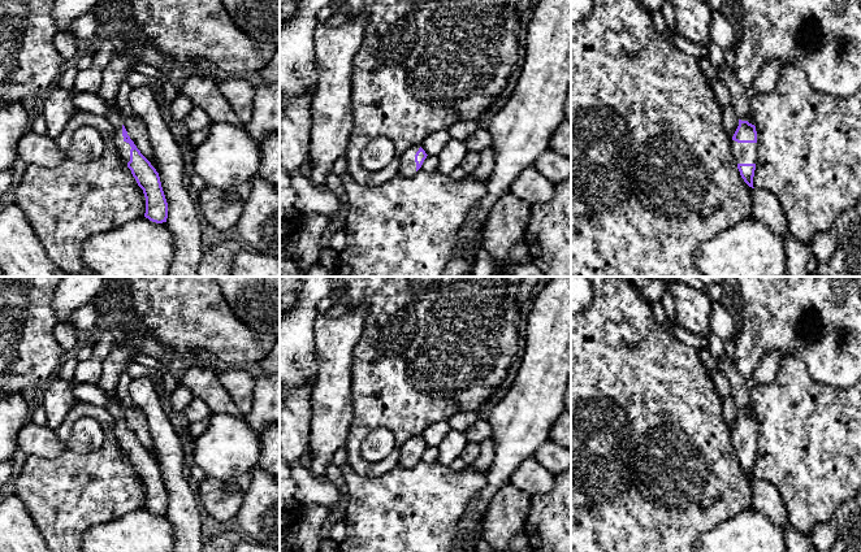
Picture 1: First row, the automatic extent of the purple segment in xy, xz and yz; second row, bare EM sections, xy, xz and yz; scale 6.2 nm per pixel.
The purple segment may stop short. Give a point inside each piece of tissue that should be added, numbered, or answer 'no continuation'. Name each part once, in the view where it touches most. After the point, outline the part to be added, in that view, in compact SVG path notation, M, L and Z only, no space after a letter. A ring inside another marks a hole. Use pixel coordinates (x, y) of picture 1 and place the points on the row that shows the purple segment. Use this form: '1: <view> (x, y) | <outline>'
1: xy (124, 148) | M111 110L105 117L108 118L108 121L112 123L114 129L116 145L118 148L118 153L121 158L125 162L129 162L131 147L129 143L124 140L124 136L122 136L122 125L124 125L122 118L114 110Z

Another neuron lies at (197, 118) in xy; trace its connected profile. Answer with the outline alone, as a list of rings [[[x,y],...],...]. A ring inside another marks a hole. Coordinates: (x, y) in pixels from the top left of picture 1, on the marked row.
[[[194,107],[183,118],[186,127],[192,131],[207,129],[213,122],[209,116],[199,107]]]

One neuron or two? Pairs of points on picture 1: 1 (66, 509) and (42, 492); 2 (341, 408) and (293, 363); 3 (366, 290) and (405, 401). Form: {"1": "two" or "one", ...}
{"1": "one", "2": "two", "3": "one"}

